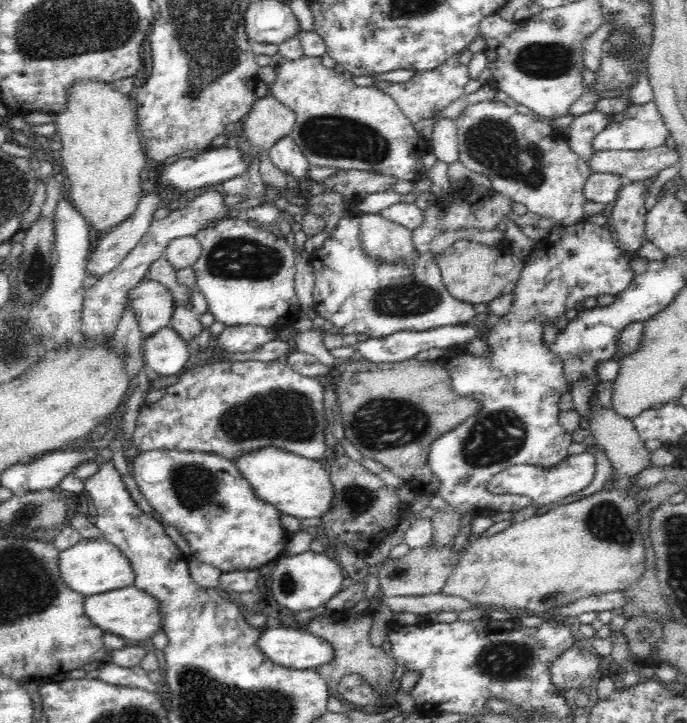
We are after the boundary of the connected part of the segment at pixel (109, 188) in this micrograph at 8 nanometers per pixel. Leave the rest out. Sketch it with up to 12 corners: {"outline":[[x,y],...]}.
{"outline":[[80,82],[55,113],[64,182],[94,230],[145,192],[136,109]]}

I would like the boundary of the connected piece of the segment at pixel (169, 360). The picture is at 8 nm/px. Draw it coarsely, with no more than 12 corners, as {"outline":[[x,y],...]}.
{"outline":[[171,327],[142,342],[156,376],[191,367],[187,342]]}

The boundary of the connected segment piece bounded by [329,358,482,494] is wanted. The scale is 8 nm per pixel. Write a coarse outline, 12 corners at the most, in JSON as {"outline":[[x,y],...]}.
{"outline":[[436,361],[329,373],[344,437],[416,493],[429,446],[482,410]]}

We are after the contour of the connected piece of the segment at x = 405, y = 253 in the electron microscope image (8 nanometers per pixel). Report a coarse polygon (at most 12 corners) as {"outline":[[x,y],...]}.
{"outline":[[380,214],[359,217],[361,246],[384,261],[417,255],[412,231]]}

